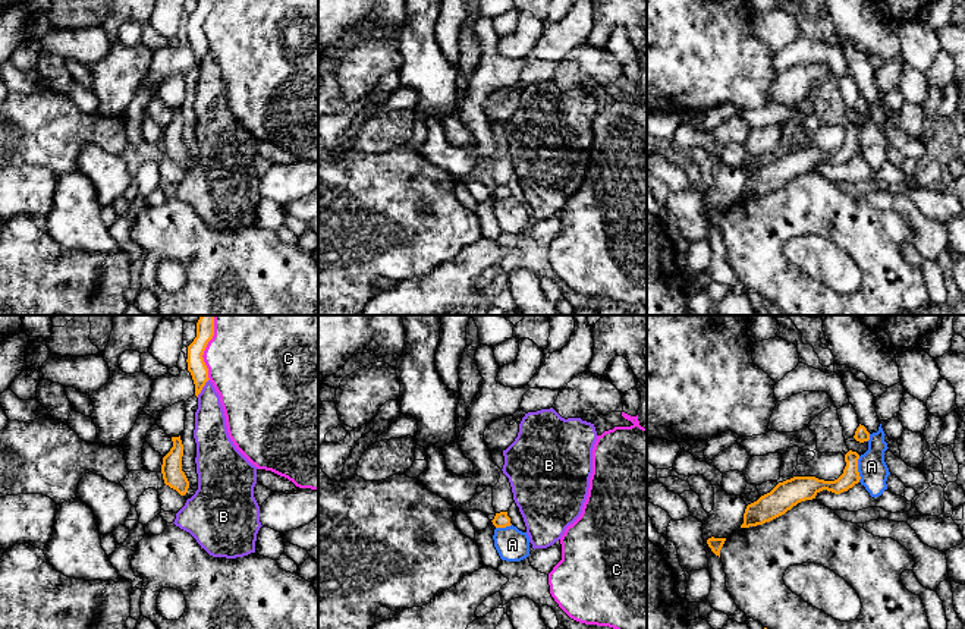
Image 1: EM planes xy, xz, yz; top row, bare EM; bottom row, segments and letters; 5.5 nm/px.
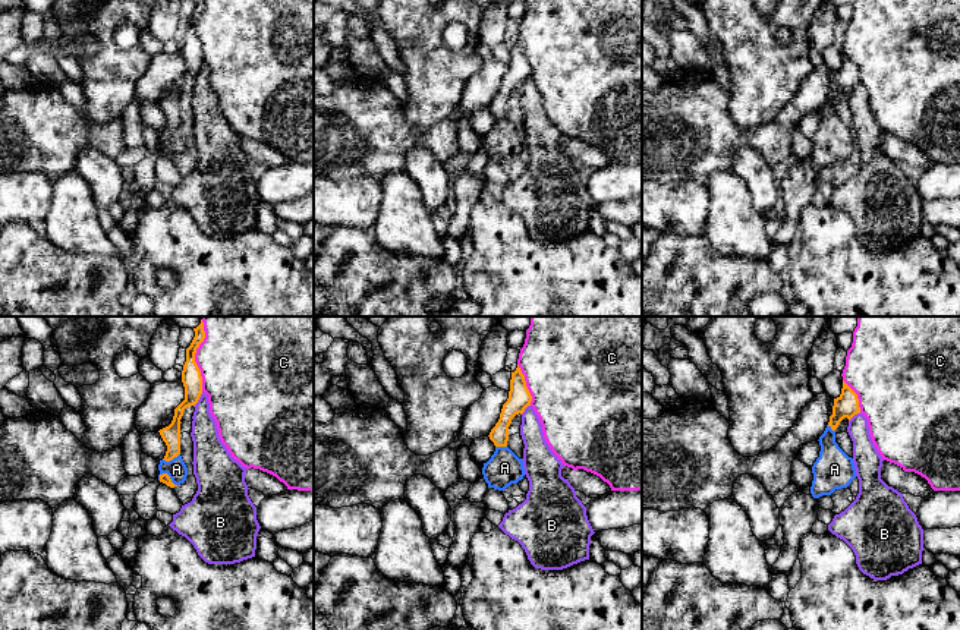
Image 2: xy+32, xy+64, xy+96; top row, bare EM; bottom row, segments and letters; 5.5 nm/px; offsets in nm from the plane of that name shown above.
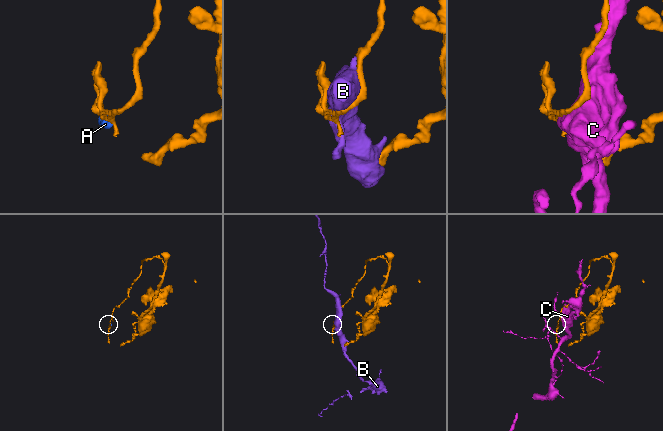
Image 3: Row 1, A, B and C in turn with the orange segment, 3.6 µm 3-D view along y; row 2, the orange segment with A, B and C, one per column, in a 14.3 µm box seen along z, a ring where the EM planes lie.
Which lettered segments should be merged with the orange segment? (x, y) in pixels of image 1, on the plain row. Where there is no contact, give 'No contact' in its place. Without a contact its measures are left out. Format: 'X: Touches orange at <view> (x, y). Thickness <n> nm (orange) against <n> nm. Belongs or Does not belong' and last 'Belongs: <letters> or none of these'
A: Touches orange at yz (857, 141). Thickness 90 nm (orange) against 160 nm. Does not belong
B: Touches orange at xy (203, 57). Thickness 100 nm (orange) against 180 nm. Does not belong
C: Touches orange at xy (203, 25). Thickness 100 nm (orange) against 420 nm. Does not belong
Belongs: none of these

